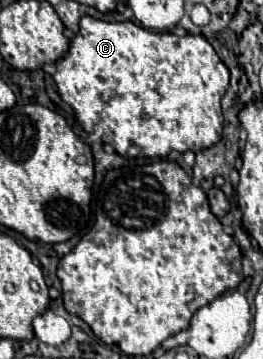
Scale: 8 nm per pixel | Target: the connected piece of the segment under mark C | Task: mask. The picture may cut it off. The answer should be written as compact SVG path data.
M83 16L81 28L65 58L57 62L53 78L61 100L75 110L83 130L87 134L99 131L102 141L111 144L123 158L165 158L171 150L199 152L221 140L221 98L229 86L229 70L205 36L177 36L145 30L133 22L103 22Z

